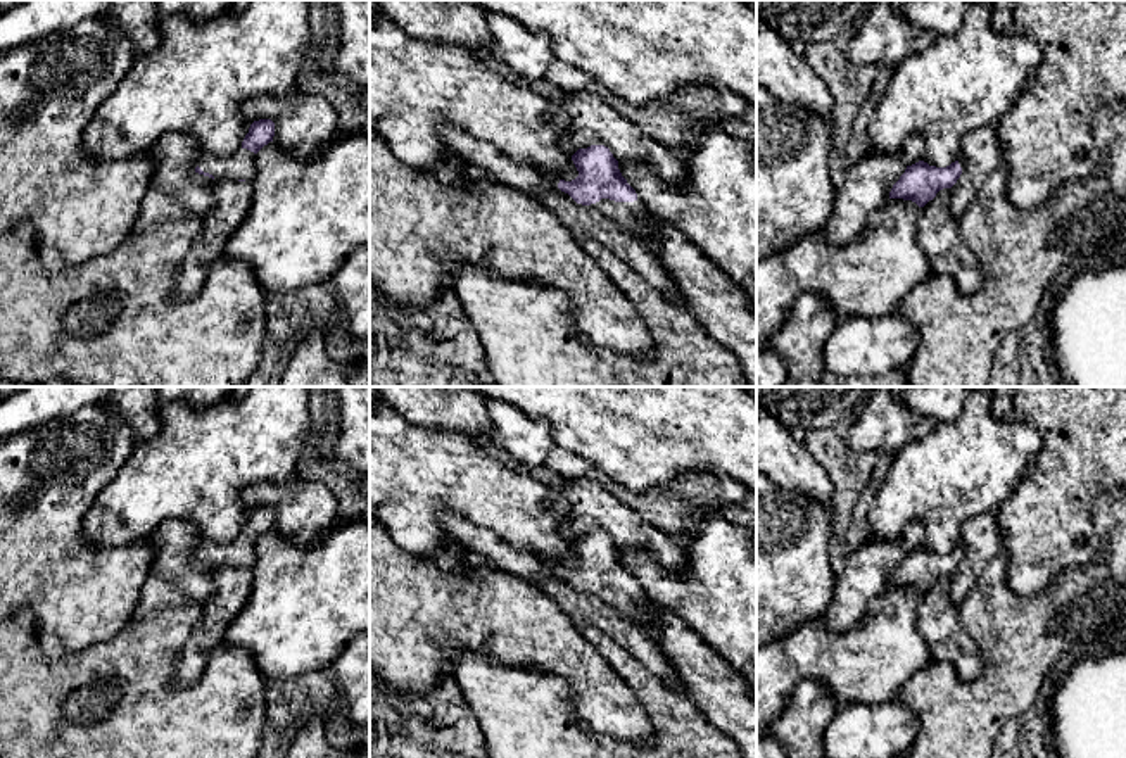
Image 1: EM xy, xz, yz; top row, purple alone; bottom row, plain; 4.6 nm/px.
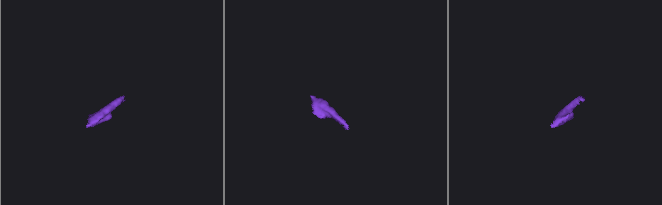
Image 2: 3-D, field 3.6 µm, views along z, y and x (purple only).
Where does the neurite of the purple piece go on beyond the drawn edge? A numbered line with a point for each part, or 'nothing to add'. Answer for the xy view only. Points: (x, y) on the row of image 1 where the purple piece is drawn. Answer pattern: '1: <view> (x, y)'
1: xy (240, 164)

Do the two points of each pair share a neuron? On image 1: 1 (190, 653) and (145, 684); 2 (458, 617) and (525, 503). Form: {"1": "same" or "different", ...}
{"1": "different", "2": "different"}

